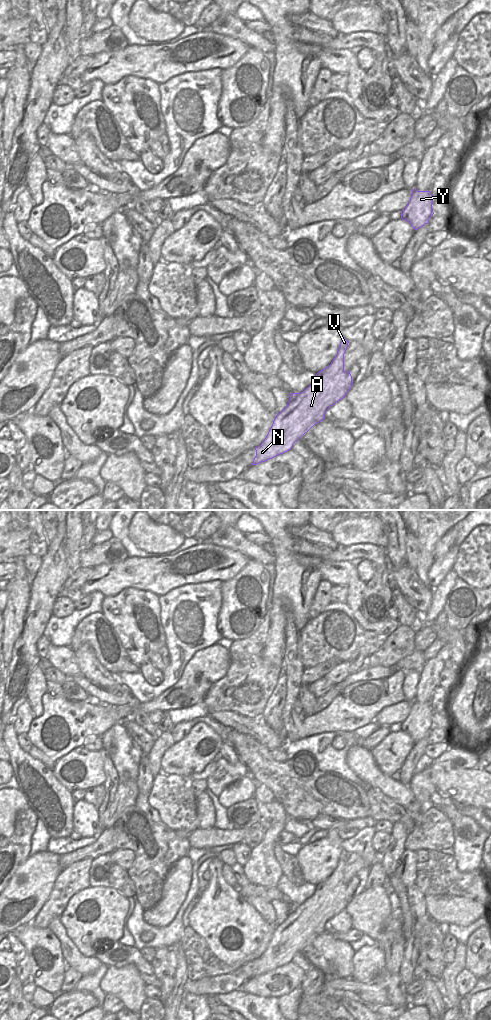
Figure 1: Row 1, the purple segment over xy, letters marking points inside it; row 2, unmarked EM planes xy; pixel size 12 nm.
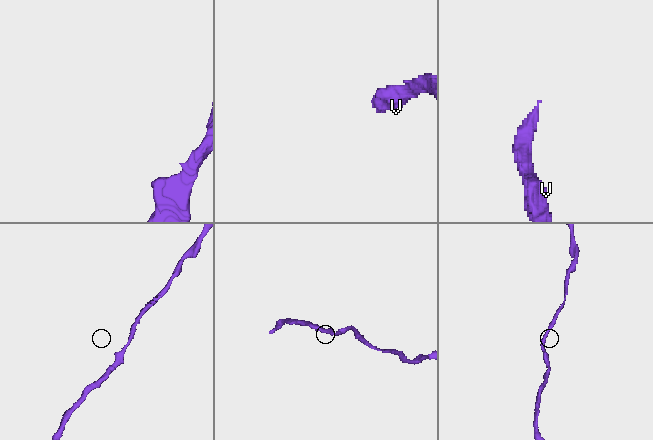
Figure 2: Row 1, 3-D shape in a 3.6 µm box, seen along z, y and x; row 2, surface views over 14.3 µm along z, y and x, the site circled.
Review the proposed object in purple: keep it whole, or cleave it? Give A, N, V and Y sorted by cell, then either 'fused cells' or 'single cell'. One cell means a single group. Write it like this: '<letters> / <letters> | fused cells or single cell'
A N V Y | single cell

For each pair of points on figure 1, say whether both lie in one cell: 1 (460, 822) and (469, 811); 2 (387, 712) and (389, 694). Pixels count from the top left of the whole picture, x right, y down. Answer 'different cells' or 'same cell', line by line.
1: different cells
2: different cells

